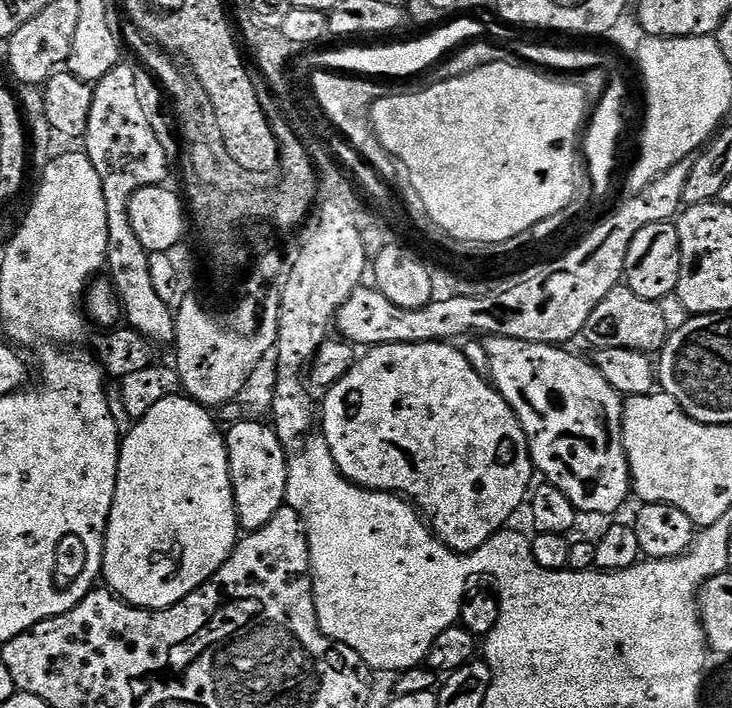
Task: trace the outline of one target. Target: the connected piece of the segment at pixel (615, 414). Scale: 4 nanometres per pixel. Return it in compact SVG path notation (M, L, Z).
M489 336L487 337L486 344L488 344L488 368L492 371L492 376L490 375L491 383L520 420L524 433L528 436L528 449L532 452L532 462L535 471L539 475L541 472L544 475L543 479L547 483L558 486L558 490L562 490L566 494L566 498L570 498L570 502L574 502L577 513L593 512L596 516L614 515L627 502L628 496L630 500L630 497L633 495L632 471L628 465L628 455L624 449L624 400L620 393L614 390L614 386L610 386L610 382L606 382L606 378L602 378L602 374L591 359L583 360L582 357L575 356L572 352L567 352L569 350L567 347L555 344L526 342L525 340L506 338L505 336Z

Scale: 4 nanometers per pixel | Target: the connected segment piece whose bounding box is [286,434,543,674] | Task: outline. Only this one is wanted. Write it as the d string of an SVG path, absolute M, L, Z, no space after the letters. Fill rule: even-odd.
M316 434L305 439L302 447L295 455L291 457L288 465L286 504L287 507L300 513L308 529L308 545L312 559L312 593L316 599L316 617L320 623L320 628L330 639L337 640L339 644L345 644L350 650L357 652L362 658L362 662L366 662L369 669L375 670L377 673L380 671L399 674L411 668L419 668L427 661L430 646L434 646L434 638L438 638L438 634L442 634L442 630L453 627L461 619L464 598L469 592L470 585L473 583L471 580L475 576L493 576L496 579L497 586L495 585L495 587L498 589L500 617L494 631L495 635L516 636L518 634L518 618L508 618L508 614L524 614L524 612L508 612L508 604L524 604L524 600L534 600L534 584L538 582L538 572L543 569L542 566L538 566L538 562L534 558L532 541L527 535L524 537L520 532L501 530L496 535L491 536L478 550L466 553L451 552L426 523L425 517L405 497L390 492L374 492L371 488L360 488L357 484L350 483L345 476L341 476L323 435Z

